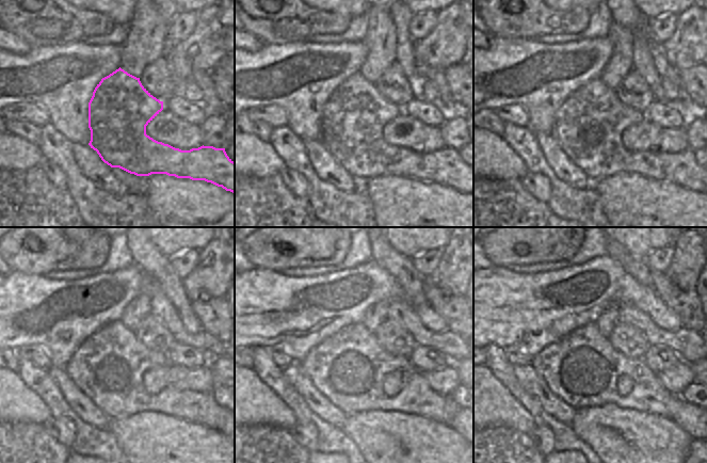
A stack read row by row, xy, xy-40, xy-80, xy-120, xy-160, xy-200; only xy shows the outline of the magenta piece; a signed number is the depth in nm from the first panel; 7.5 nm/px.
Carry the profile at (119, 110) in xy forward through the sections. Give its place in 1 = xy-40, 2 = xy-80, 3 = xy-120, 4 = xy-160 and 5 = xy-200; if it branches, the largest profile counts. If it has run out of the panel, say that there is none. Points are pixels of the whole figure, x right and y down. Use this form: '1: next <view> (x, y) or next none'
1: next xy-40 (352, 120)
2: next xy-80 (588, 127)
3: next xy-120 (108, 367)
4: next xy-160 (348, 368)
5: next xy-200 (582, 368)

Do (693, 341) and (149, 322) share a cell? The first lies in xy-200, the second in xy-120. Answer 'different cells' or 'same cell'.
different cells

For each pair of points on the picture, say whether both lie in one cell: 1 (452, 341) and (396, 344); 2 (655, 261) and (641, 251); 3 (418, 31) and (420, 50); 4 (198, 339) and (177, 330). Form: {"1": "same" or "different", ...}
{"1": "different", "2": "different", "3": "different", "4": "same"}

